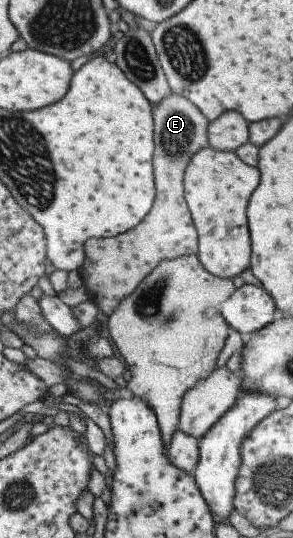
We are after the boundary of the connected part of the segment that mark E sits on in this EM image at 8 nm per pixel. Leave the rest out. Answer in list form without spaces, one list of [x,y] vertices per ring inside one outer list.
[[[172,92],[157,104],[151,104],[151,116],[154,140],[151,166],[155,198],[150,211],[137,226],[127,232],[109,239],[84,242],[85,260],[78,270],[83,281],[82,296],[91,300],[107,316],[163,259],[197,254],[197,231],[183,198],[182,180],[191,156],[209,147],[209,121],[188,98]]]

